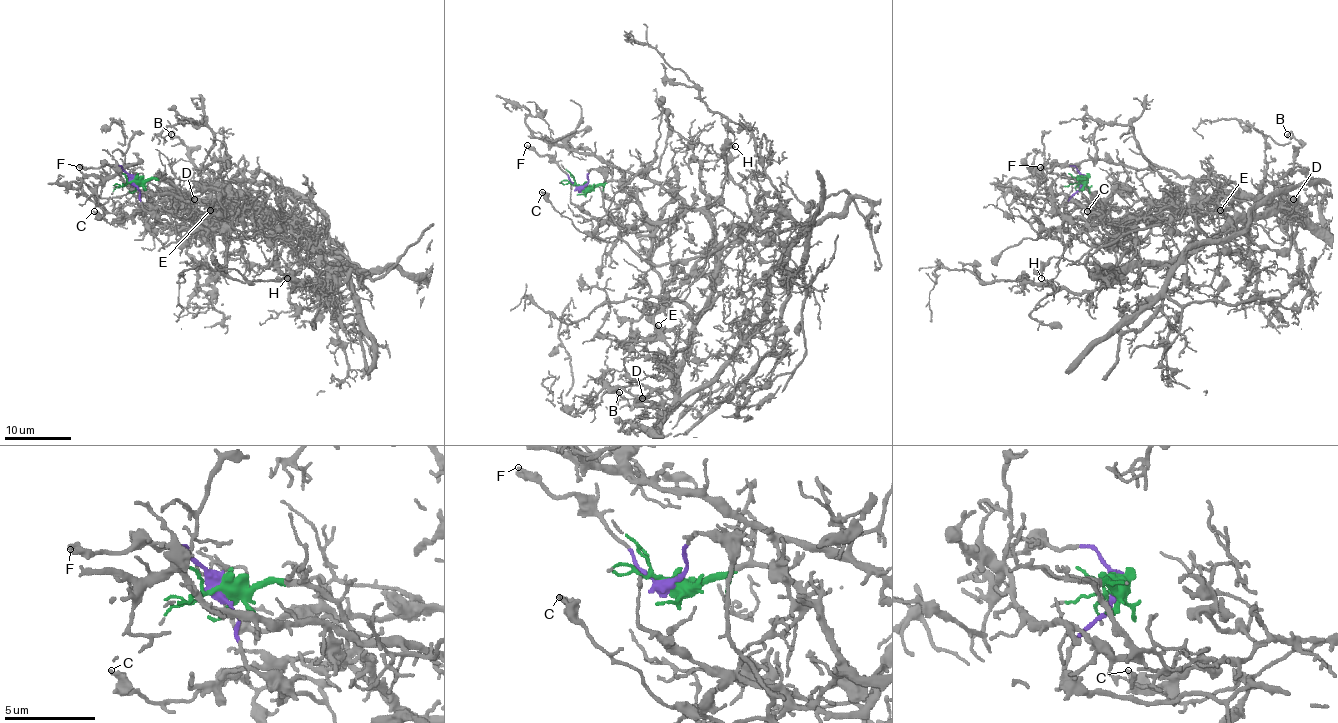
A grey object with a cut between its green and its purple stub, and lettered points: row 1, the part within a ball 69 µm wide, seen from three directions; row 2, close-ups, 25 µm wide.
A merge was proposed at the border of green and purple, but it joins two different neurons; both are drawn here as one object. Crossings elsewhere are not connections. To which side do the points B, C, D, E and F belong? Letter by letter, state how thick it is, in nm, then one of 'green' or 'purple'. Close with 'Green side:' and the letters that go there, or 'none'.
B: 240 nm | green
C: 320 nm | purple
D: 180 nm | green
E: 220 nm | green
F: 360 nm | purple
Green side: B, D, E

